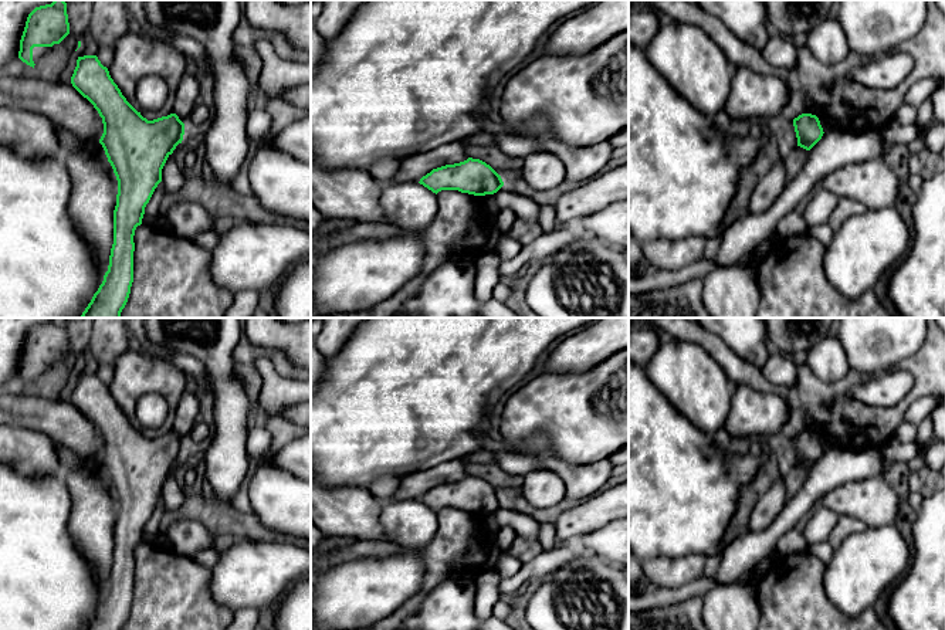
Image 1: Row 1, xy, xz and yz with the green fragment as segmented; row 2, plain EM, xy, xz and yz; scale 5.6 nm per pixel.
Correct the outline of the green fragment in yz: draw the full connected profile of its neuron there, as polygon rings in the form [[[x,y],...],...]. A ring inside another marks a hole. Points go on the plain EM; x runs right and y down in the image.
[[[802,431],[793,437],[797,464],[810,468],[823,454],[823,446],[816,433]]]

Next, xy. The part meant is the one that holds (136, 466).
[[[96,373],[78,375],[71,402],[94,423],[102,436],[104,451],[99,461],[118,498],[116,524],[114,528],[114,562],[108,589],[84,630],[122,630],[133,600],[135,548],[142,542],[145,525],[162,499],[162,487],[167,475],[183,458],[184,441],[176,431],[153,438],[143,436],[122,413],[108,386],[101,382]]]

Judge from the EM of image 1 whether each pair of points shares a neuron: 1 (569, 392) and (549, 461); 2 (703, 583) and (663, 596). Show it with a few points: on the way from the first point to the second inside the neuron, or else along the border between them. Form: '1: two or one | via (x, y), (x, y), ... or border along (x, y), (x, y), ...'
1: two | border along (520, 444), (544, 434), (556, 456), (583, 466)
2: one | via (693, 589), (673, 596)

